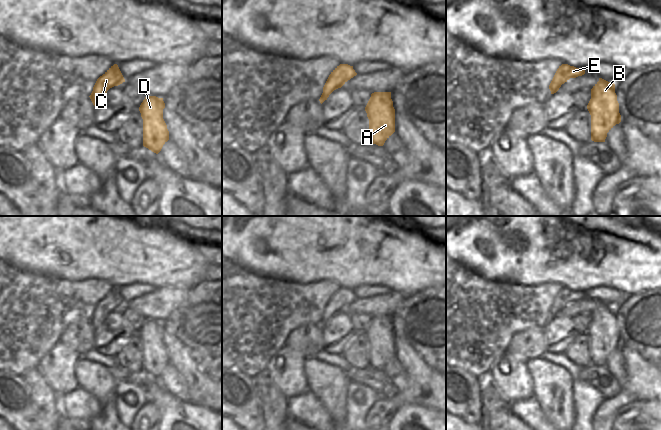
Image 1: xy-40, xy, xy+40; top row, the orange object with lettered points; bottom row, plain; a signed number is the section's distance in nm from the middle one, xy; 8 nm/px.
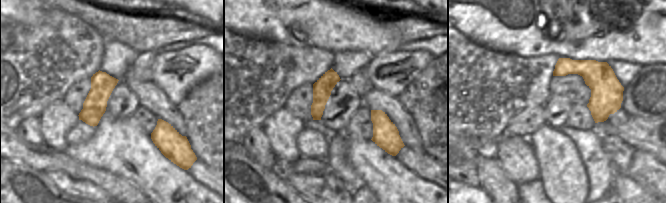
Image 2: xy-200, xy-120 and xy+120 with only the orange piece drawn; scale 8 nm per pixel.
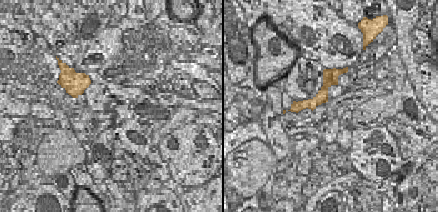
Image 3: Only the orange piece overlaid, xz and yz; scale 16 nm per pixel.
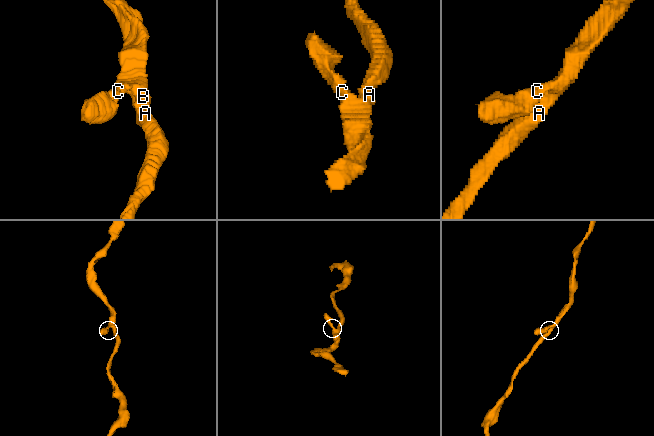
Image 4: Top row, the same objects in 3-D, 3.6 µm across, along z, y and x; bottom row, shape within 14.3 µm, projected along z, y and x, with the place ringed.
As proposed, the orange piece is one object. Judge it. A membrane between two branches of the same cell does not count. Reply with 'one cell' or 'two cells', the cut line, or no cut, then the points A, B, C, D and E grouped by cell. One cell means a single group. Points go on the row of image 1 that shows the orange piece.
one cell; no cut; A B C D E

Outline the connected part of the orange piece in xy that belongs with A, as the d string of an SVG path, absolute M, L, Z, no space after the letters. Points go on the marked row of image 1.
M374 92L365 107L369 119L369 142L383 146L395 132L395 109L391 92Z

